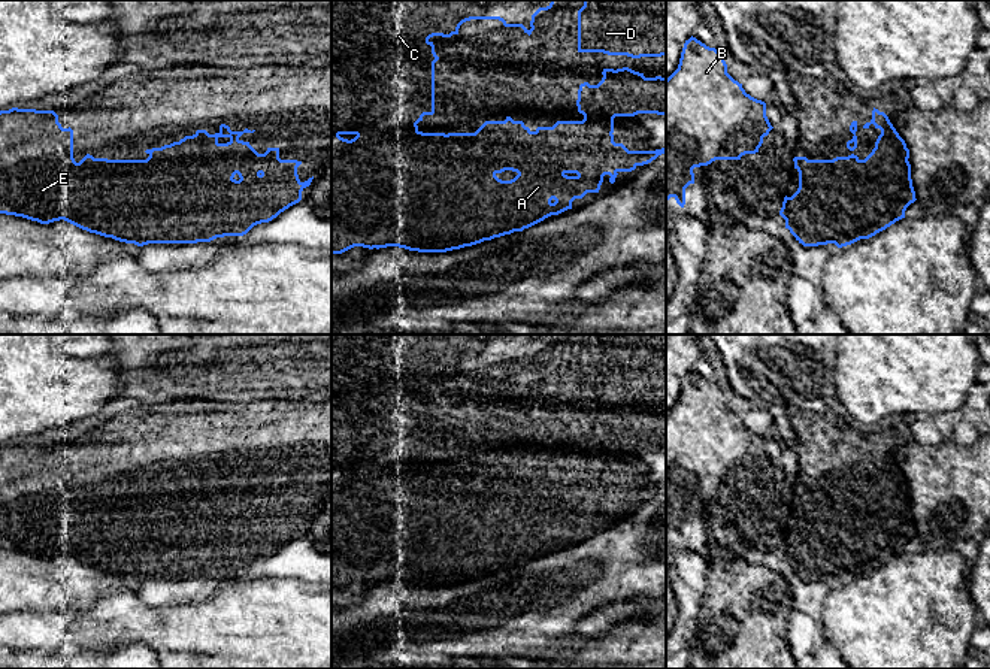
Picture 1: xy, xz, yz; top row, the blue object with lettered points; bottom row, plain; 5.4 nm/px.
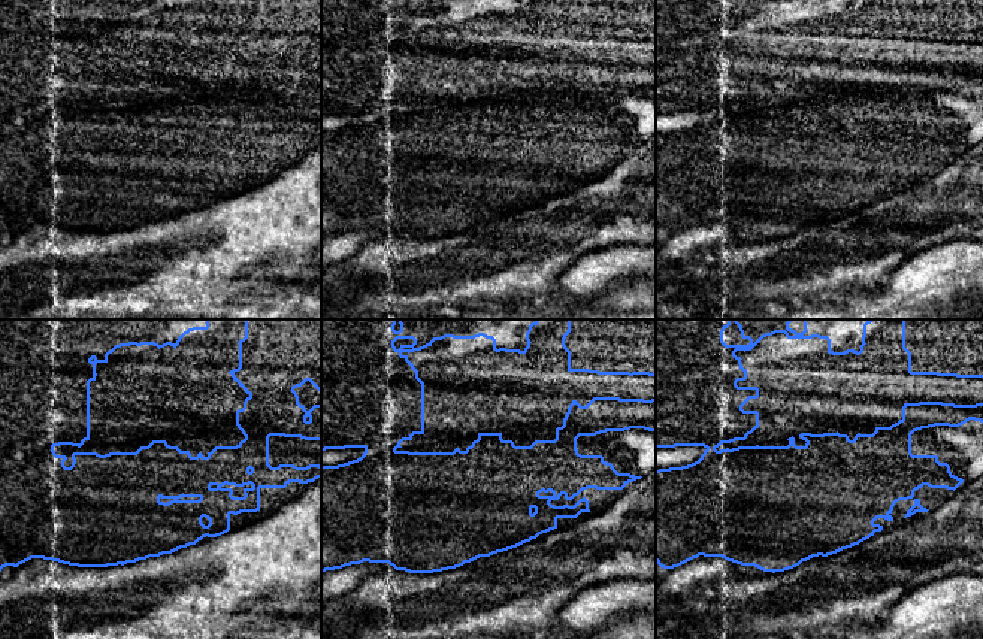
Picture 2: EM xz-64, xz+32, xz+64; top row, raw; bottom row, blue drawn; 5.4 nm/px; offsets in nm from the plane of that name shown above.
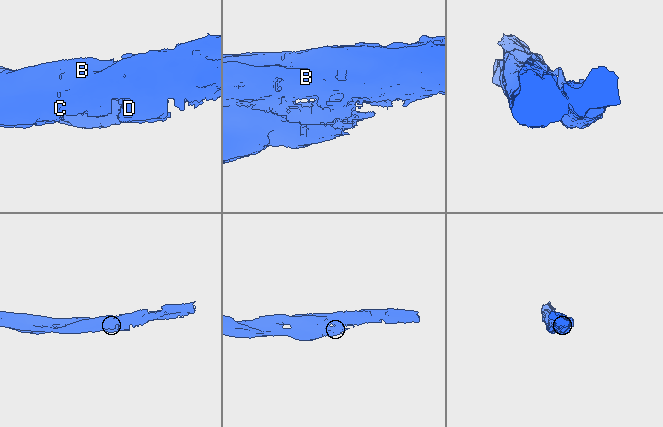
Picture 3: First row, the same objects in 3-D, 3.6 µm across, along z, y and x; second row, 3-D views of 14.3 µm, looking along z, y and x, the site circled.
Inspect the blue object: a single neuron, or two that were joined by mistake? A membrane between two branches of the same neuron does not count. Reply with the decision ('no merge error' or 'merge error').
merge error

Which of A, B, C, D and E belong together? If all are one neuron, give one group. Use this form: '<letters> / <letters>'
A E / B C D

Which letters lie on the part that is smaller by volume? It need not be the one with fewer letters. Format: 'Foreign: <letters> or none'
Foreign: A, E

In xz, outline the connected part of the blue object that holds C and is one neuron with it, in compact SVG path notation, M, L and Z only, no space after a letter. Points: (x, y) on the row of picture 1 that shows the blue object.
M331 0L331 134L358 134L370 130L397 128L402 136L402 176L397 187L385 187L375 196L375 248L399 246L418 252L446 252L472 246L476 225L491 227L490 217L472 217L470 202L473 185L467 179L469 164L460 161L470 157L484 173L505 170L521 173L561 170L587 176L591 170L632 172L666 152L629 151L614 142L614 118L638 113L666 116L666 78L645 78L629 67L603 69L597 85L584 82L578 90L578 112L582 121L557 121L552 127L538 127L532 131L523 121L506 116L505 121L485 121L475 133L423 133L418 122L424 115L435 113L435 63L439 57L429 39L458 34L463 22L470 19L499 19L505 27L521 27L529 36L535 30L535 16L548 10L554 0Z

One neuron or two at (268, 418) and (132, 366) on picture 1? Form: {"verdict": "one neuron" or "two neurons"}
{"verdict": "two neurons"}

